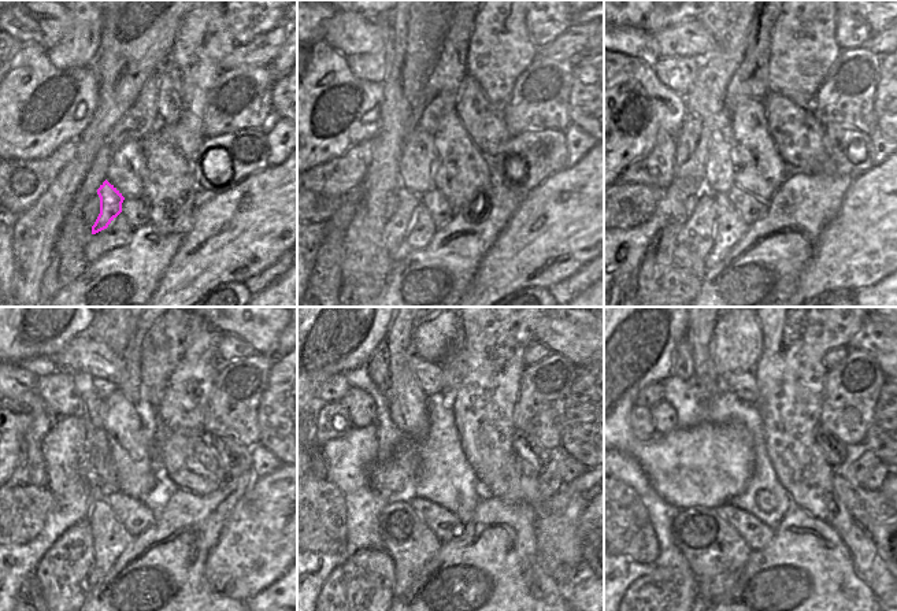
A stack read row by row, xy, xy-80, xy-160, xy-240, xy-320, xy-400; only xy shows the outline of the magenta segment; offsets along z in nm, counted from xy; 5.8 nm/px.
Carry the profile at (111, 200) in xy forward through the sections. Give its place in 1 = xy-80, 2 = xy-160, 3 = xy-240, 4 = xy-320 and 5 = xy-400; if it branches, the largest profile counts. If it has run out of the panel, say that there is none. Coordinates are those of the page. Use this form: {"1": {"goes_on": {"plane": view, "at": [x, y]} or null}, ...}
{"1": {"goes_on": {"plane": "xy-80", "at": [401, 219]}}, "2": {"goes_on": {"plane": "xy-160", "at": [681, 277]}}, "3": {"goes_on": {"plane": "xy-240", "at": [66, 584]}}, "4": {"goes_on": {"plane": "xy-320", "at": [370, 585]}}, "5": {"goes_on": {"plane": "xy-400", "at": [670, 585]}}}

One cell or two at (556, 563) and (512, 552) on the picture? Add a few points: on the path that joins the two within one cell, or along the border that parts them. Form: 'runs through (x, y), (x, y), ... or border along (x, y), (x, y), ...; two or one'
border along (536, 525), (536, 552), (525, 570), (527, 588); two

